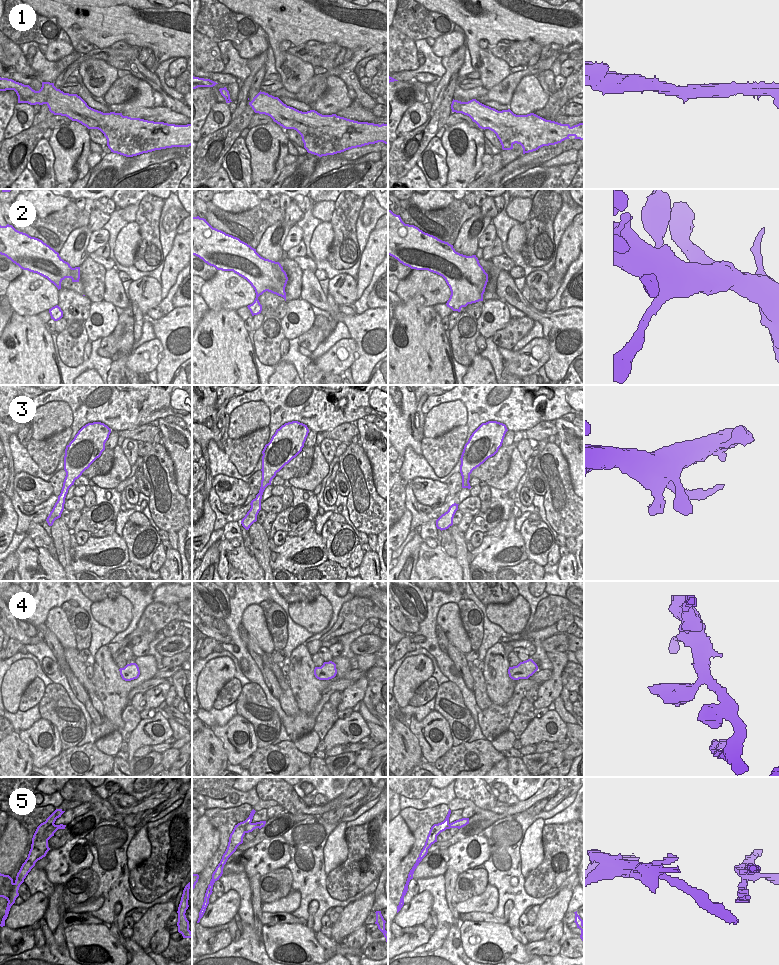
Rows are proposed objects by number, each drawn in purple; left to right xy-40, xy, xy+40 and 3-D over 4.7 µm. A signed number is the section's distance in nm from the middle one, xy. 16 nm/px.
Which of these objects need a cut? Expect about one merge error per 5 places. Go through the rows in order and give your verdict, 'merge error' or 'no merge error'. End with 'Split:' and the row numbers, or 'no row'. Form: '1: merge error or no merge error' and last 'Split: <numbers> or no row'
1: no merge error
2: no merge error
3: no merge error
4: no merge error
5: merge error
Split: 5

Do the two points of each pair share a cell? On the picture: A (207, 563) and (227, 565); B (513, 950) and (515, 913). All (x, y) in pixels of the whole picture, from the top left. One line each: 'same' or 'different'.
A: different
B: different

